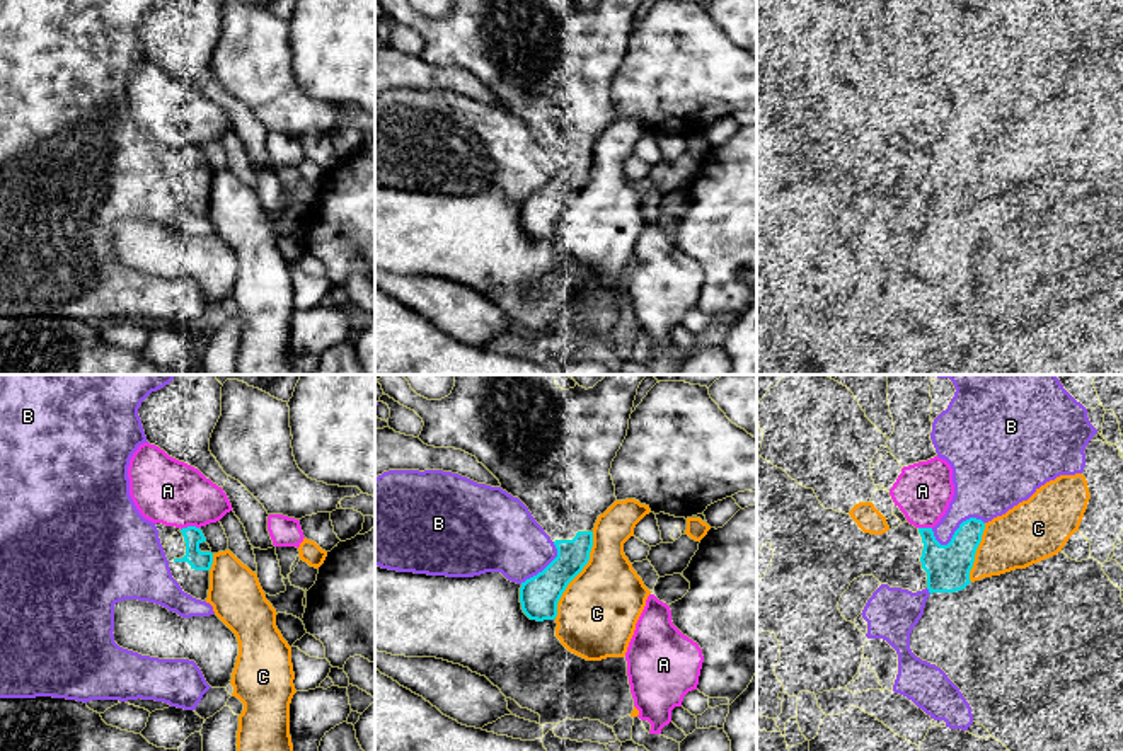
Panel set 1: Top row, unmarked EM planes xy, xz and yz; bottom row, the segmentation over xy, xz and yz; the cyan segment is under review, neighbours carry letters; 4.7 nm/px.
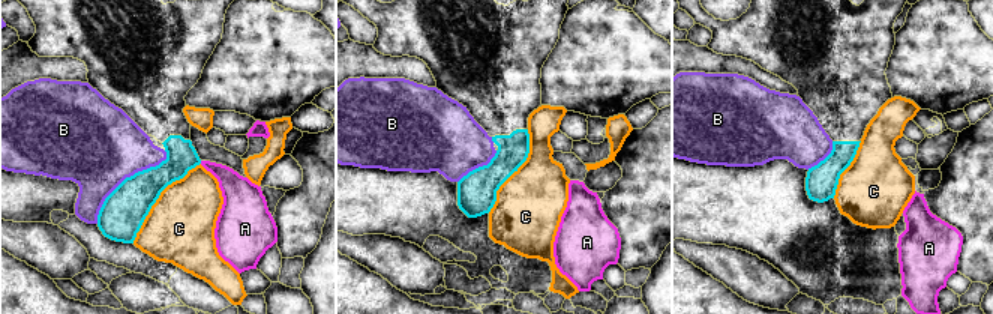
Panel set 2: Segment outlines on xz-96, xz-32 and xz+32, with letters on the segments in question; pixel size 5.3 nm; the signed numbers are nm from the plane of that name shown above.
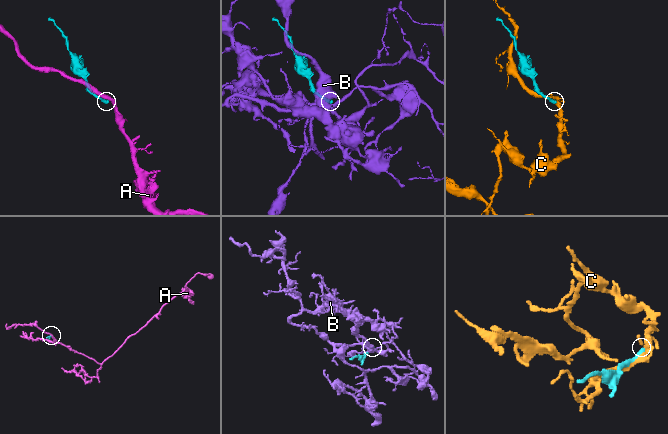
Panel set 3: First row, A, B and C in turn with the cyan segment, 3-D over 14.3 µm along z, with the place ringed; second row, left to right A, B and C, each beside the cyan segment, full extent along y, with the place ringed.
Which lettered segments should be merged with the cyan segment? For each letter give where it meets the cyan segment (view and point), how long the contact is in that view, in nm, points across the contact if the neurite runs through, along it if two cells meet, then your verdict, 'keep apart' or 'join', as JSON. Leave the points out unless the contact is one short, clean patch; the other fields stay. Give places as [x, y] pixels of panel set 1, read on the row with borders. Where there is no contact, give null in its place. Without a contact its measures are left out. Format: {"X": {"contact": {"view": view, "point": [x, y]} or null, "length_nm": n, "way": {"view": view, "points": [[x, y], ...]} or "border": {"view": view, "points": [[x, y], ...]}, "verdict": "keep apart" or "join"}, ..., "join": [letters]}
{"A": {"contact": {"view": "xy", "point": [190, 527]}, "length_nm": 90, "verdict": "keep apart"}, "B": {"contact": {"view": "yz", "point": [955, 532]}, "length_nm": 260, "verdict": "keep apart"}, "C": {"contact": {"view": "xz", "point": [578, 573]}, "length_nm": 440, "verdict": "keep apart"}, "join": []}

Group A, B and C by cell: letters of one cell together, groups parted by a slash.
A / B / C

